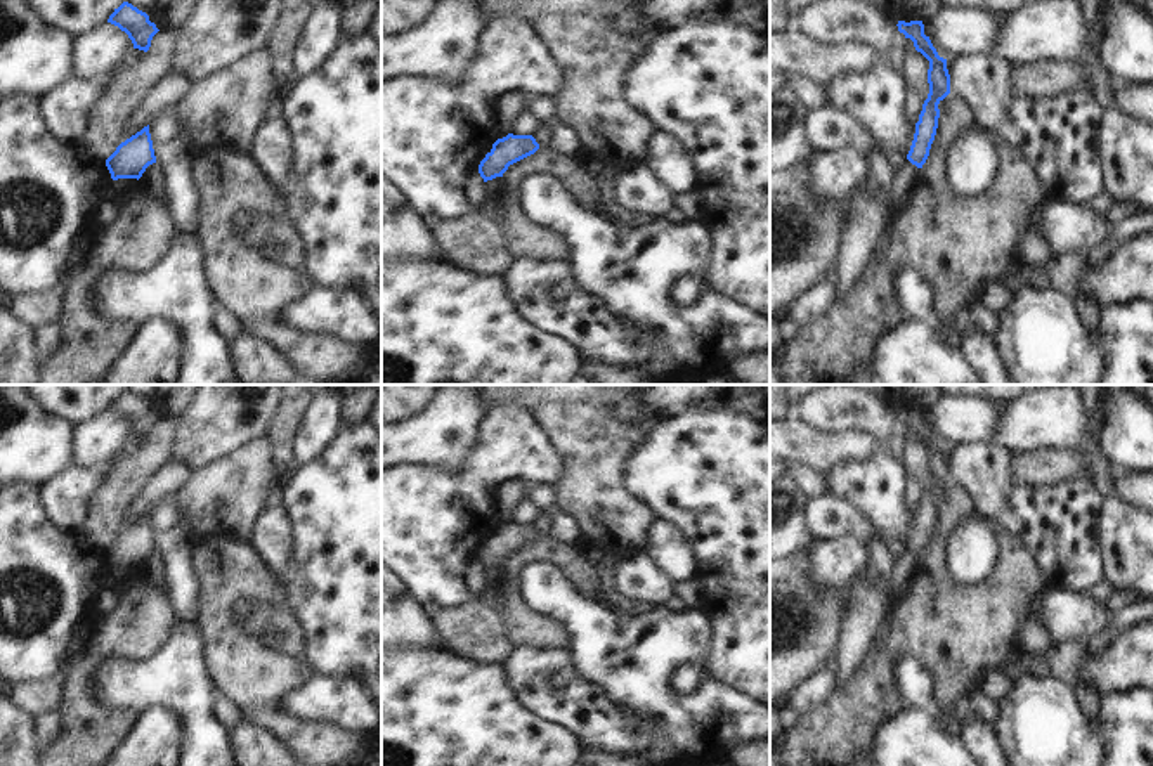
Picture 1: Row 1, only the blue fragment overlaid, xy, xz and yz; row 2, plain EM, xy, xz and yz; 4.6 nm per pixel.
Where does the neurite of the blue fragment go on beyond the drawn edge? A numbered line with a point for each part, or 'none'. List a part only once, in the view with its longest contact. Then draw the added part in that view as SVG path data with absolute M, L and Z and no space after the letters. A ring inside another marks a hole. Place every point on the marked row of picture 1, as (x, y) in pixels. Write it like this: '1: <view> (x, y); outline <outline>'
none

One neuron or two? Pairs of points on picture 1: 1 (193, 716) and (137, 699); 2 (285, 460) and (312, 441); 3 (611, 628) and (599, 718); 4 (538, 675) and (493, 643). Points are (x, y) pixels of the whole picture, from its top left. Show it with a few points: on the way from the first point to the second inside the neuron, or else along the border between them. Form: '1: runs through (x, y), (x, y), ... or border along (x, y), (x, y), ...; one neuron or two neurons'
1: runs through (179, 702), (174, 697), (151, 697); one neuron
2: border along (290, 442), (293, 465); two neurons
3: border along (571, 662), (586, 681), (597, 683), (637, 711); two neurons
4: border along (515, 645), (501, 664); two neurons

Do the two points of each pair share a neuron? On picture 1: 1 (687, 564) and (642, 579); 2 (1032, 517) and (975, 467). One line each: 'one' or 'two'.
1: two
2: one

